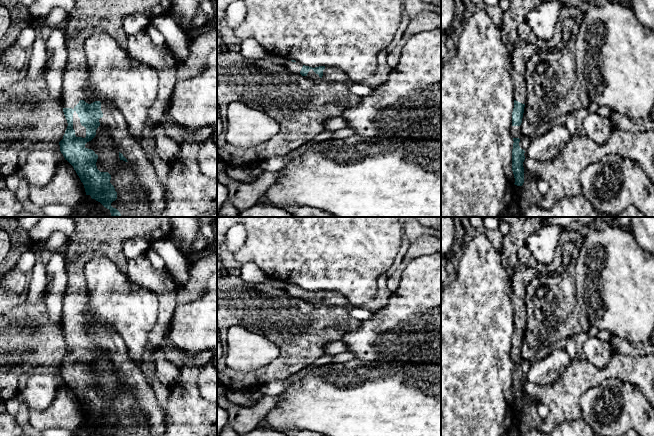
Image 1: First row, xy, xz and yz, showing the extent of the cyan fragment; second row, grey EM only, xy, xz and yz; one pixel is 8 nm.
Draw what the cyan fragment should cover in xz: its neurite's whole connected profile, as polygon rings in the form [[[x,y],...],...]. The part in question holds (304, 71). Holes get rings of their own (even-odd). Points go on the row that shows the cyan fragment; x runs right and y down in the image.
[[[287,59],[284,64],[290,71],[301,74],[308,78],[322,79],[329,82],[343,82],[348,80],[348,76],[345,72],[334,67],[309,67],[297,62],[295,60]]]

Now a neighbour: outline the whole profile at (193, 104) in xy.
[[[217,49],[208,56],[202,73],[176,82],[170,106],[171,119],[187,132],[196,134],[202,127],[212,127],[211,135],[202,141],[198,161],[203,174],[217,178],[217,146],[213,142],[217,134]]]

